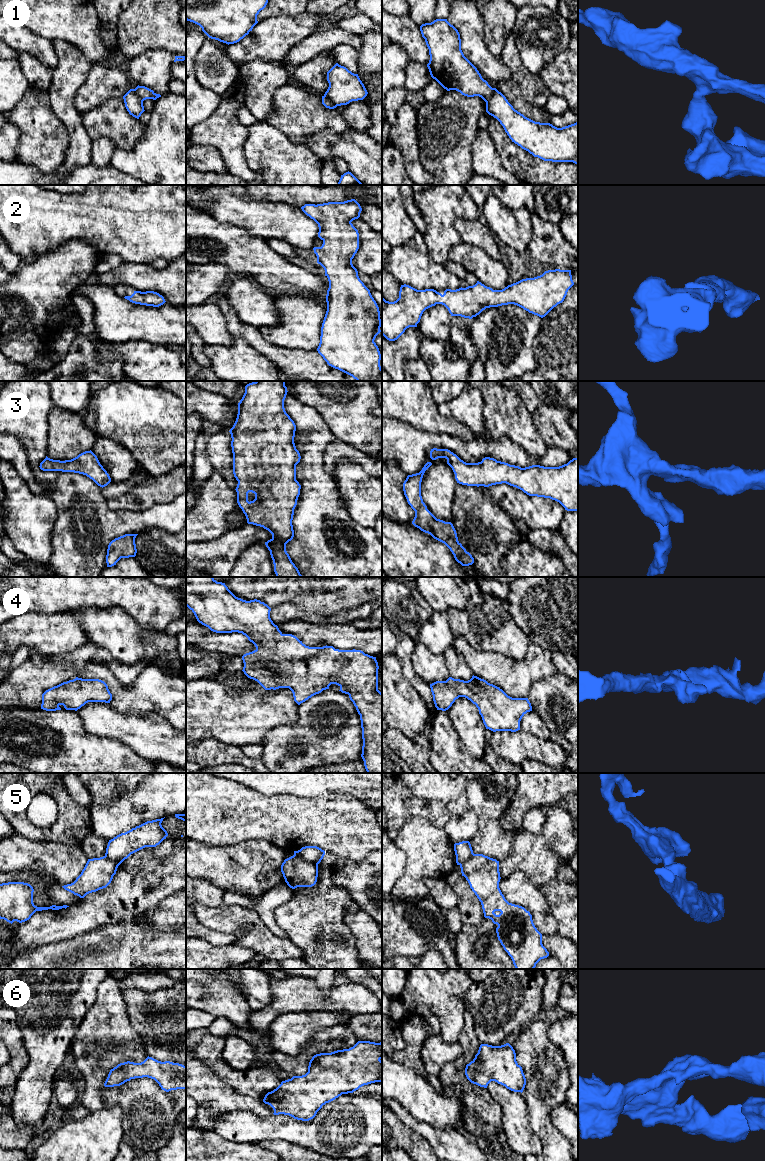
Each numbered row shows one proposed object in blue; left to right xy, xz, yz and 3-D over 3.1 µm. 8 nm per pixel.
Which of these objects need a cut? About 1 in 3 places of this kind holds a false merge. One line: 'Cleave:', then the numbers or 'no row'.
Cleave: 1, 5

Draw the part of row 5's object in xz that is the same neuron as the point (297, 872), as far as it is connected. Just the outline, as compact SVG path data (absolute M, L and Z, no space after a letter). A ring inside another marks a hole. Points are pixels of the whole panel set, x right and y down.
M298 851L285 859L281 865L281 872L287 885L297 887L312 887L317 882L318 866L306 861Z

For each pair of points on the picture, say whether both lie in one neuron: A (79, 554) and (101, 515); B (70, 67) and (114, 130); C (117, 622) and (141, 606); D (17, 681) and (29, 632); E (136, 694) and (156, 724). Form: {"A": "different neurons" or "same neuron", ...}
{"A": "same neuron", "B": "different neurons", "C": "different neurons", "D": "different neurons", "E": "different neurons"}

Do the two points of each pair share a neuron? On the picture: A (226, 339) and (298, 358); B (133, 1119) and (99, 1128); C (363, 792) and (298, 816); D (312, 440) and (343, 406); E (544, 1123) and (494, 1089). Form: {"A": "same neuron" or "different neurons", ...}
{"A": "different neurons", "B": "different neurons", "C": "different neurons", "D": "different neurons", "E": "different neurons"}

